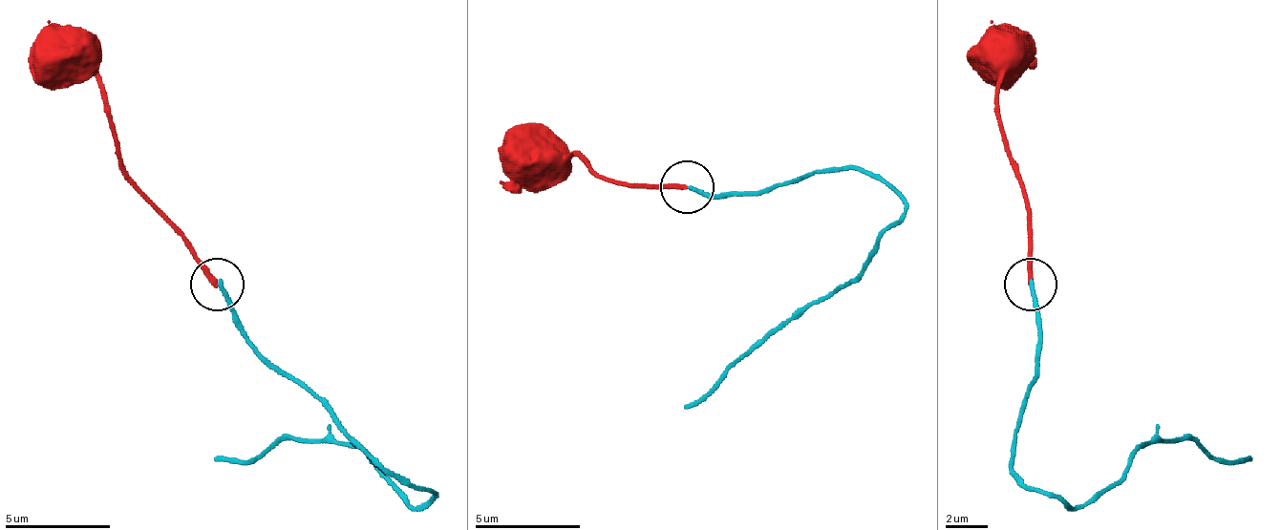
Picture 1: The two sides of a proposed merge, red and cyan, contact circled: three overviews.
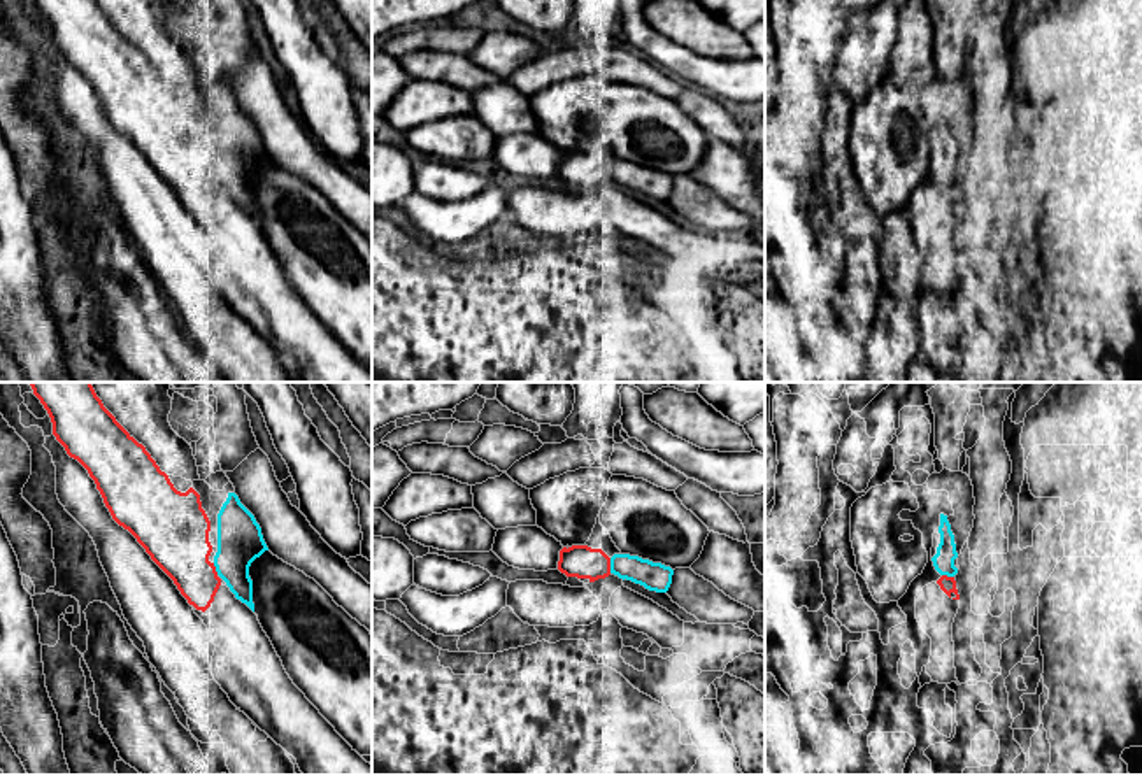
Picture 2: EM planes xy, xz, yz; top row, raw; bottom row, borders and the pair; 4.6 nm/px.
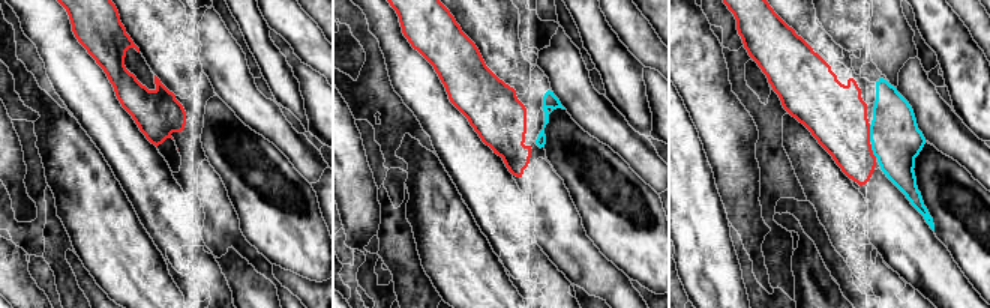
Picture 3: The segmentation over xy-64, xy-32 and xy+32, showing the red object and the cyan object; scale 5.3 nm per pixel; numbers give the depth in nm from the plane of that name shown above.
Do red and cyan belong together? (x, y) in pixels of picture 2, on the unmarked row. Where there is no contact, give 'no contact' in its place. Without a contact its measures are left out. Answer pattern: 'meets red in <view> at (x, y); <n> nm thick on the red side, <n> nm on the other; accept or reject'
meets red in xz at (609, 172); 150 nm thick on the red side, 130 nm on the other; accept

